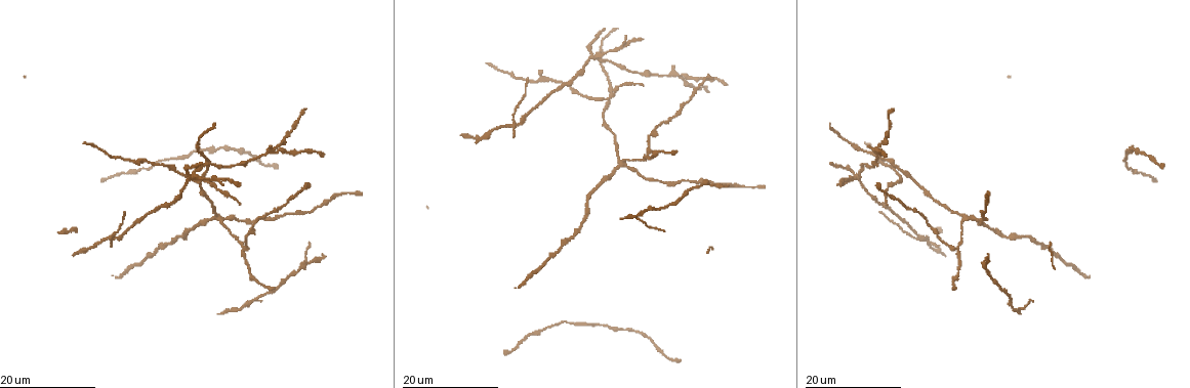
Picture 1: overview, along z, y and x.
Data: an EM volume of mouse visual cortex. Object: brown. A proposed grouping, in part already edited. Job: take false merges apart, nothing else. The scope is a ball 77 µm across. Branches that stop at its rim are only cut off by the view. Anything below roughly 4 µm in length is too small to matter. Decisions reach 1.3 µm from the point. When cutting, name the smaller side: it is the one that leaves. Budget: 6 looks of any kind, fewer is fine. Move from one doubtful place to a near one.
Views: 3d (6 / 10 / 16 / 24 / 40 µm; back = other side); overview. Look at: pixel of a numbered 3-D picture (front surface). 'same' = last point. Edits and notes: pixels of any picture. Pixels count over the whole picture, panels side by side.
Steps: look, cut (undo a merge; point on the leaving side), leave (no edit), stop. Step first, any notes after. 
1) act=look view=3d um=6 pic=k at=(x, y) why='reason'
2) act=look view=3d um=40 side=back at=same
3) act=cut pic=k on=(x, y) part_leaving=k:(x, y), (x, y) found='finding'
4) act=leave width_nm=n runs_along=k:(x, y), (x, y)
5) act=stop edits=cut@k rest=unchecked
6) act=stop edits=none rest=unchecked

act=look view=3d um=16 pic=1 at=(603, 100) why='two arms in line, one across'

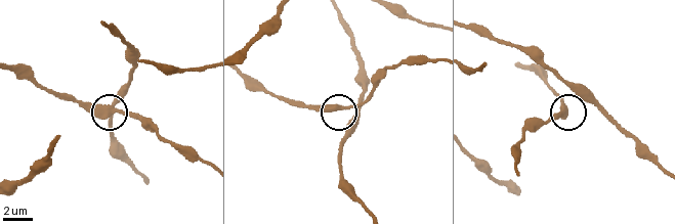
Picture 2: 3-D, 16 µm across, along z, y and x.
act=look view=3d um=10 pic=2 at=(114, 112)

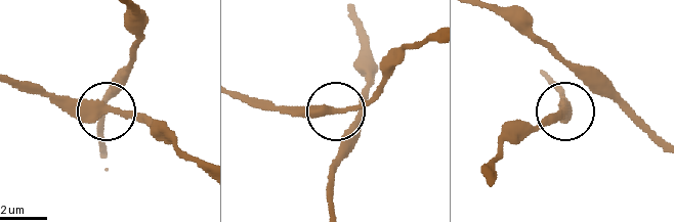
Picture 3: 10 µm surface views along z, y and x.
act=leave width_nm=310 runs_along=3:(659, 147), (594, 92), (543, 122) found='all the same neuron'

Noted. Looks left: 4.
act=look view=3d um=16 pic=1 at=(277, 146) why='three arms meet'

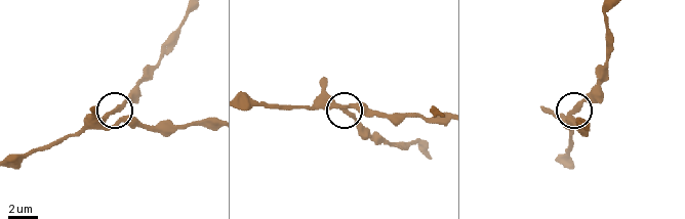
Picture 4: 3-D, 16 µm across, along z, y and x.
act=look view=3d um=6 pic=4 at=(573, 111)

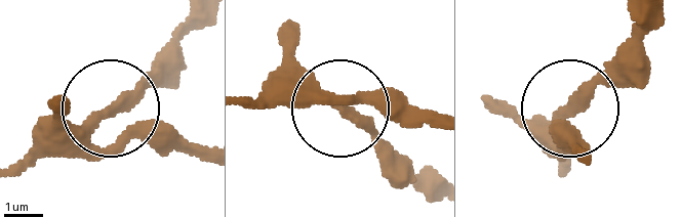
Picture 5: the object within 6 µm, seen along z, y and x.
act=leave width_nm=260 found='all the same neuron'

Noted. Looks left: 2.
act=look view=3d um=16 pic=1 at=(193, 177)

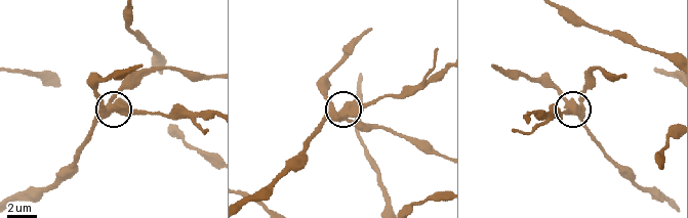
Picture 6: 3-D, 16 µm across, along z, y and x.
act=look view=3d um=6 pic=6 at=(342, 115)

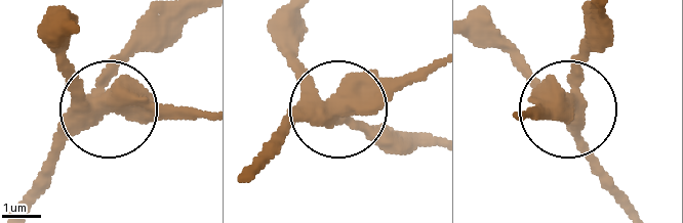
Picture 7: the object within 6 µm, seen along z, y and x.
act=leave side_arm_um=12 found='all the same neuron'

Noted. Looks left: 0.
act=stop edits=none rest=unchecked

